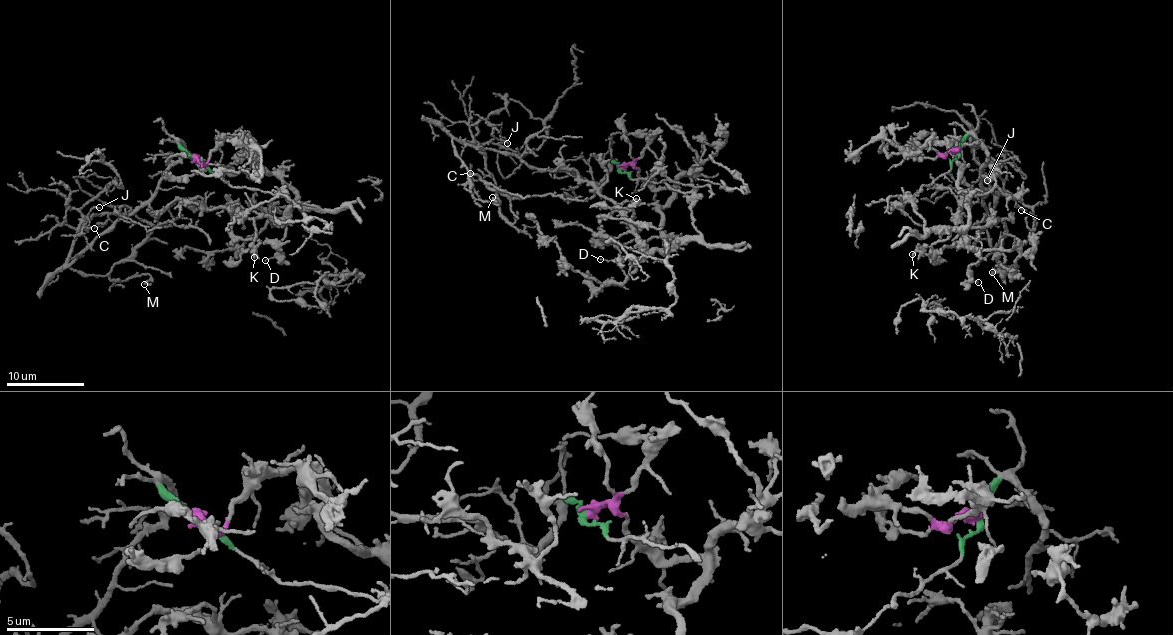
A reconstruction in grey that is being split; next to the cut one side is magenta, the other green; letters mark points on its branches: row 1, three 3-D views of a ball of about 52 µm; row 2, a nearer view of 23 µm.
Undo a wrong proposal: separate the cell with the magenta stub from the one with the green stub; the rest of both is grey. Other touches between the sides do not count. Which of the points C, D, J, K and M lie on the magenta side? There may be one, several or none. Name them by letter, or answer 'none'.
D, K

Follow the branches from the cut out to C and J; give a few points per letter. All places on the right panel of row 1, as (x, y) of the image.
C: (958, 151), (968, 136), (987, 151), (981, 182), (990, 222), (994, 202), (1006, 193), (1021, 210)
J: (958, 151), (968, 136), (987, 151), (981, 182), (988, 190), (983, 200), (990, 222), (995, 195), (987, 181)

